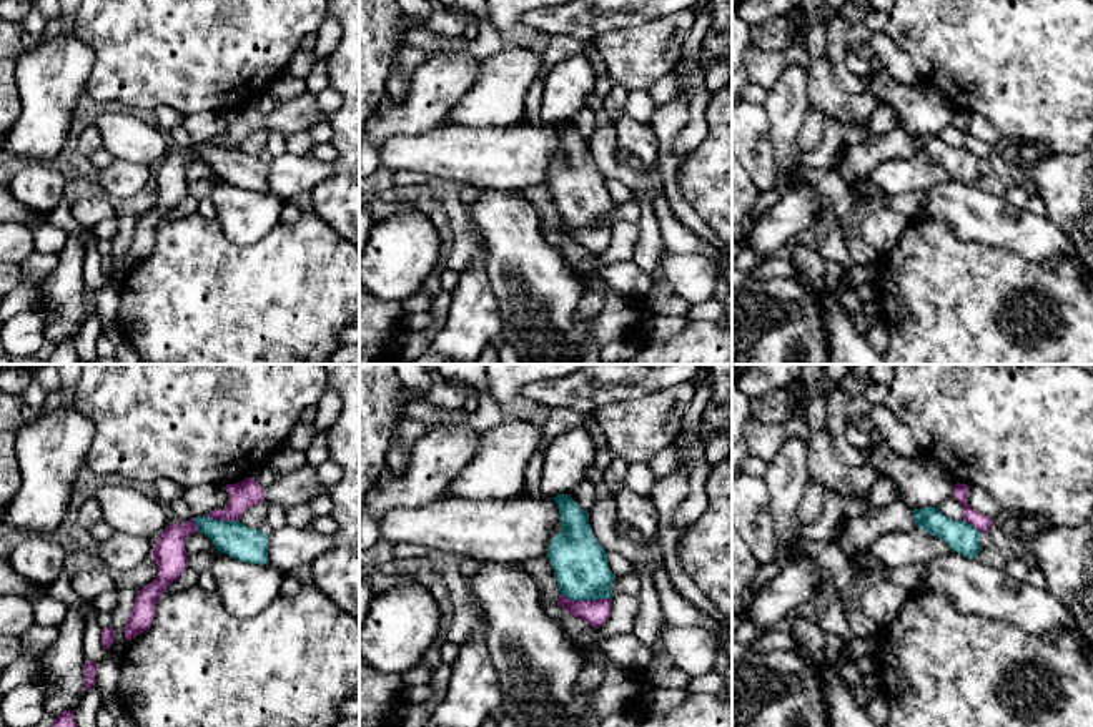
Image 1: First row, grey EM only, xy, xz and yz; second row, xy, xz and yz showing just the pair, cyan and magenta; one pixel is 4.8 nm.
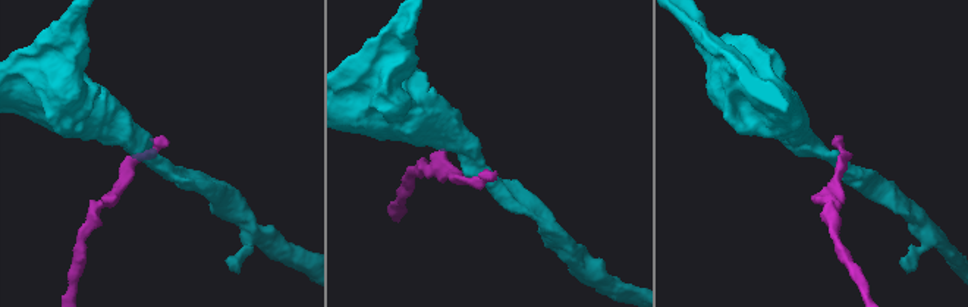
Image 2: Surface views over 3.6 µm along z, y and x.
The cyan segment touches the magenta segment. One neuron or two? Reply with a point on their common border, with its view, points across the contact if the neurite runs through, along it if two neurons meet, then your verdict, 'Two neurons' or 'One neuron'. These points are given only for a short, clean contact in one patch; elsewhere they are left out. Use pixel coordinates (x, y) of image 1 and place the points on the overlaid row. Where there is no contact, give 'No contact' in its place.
Touches cyan at xz (586, 599). Boundary: xz (561, 593), (573, 599), (611, 599). Two neurons

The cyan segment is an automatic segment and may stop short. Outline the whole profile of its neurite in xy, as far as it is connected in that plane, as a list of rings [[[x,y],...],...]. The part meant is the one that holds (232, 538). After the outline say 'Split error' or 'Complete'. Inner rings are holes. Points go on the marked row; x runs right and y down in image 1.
[[[210,516],[193,517],[198,531],[208,536],[215,549],[250,564],[268,562],[268,534],[240,521],[218,521]]]. Complete

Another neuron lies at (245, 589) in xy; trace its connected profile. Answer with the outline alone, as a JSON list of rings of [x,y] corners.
[[[220,552],[211,564],[216,594],[235,617],[255,617],[278,596],[284,572],[271,564],[250,564]]]

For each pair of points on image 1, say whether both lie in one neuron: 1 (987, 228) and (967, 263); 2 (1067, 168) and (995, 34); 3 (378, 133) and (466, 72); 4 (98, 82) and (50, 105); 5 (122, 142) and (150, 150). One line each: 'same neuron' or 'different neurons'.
1: different neurons
2: different neurons
3: same neuron
4: different neurons
5: same neuron

